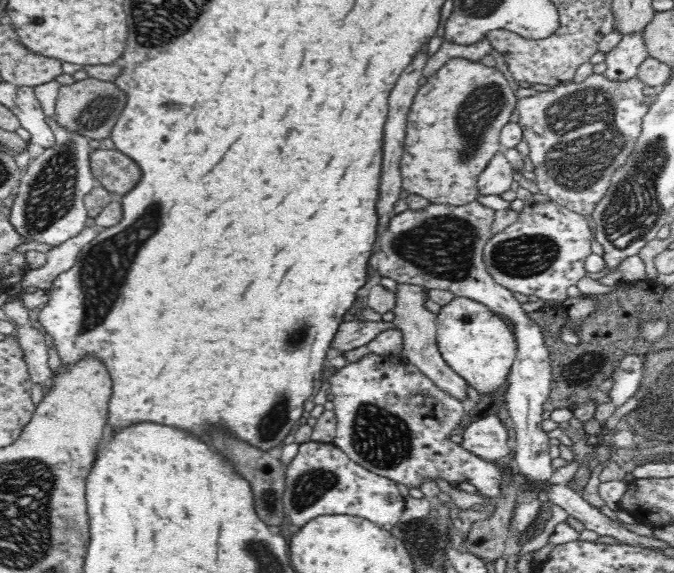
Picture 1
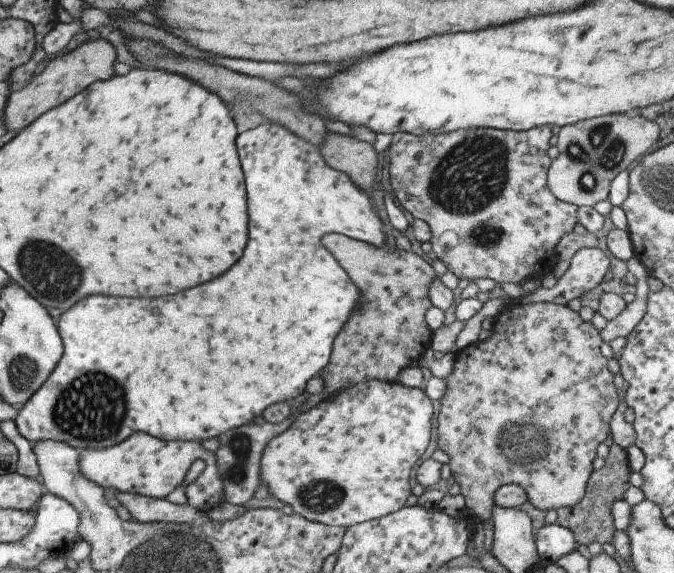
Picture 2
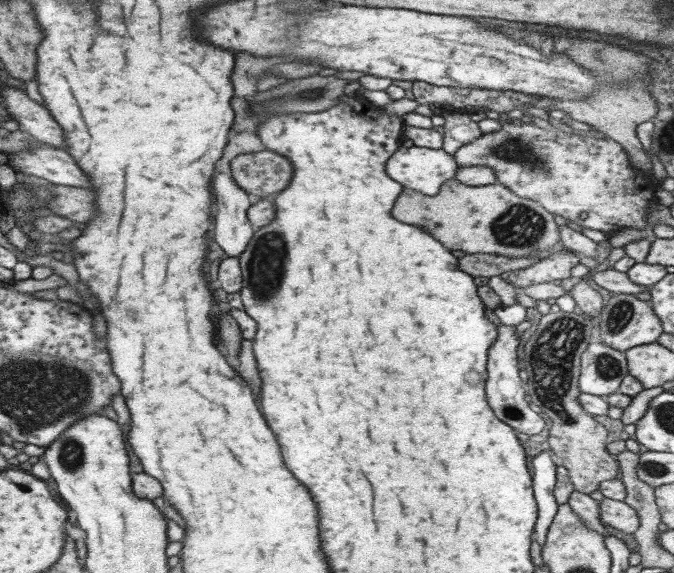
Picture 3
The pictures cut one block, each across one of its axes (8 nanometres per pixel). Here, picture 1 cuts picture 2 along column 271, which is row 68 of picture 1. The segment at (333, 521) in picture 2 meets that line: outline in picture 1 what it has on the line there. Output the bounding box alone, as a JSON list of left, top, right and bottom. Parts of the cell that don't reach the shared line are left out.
[400,58,517,206]

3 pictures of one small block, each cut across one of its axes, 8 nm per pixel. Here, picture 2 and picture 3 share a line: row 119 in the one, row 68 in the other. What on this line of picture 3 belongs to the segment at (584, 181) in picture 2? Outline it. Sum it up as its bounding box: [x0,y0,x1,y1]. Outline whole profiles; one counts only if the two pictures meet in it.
[556,38,658,172]

